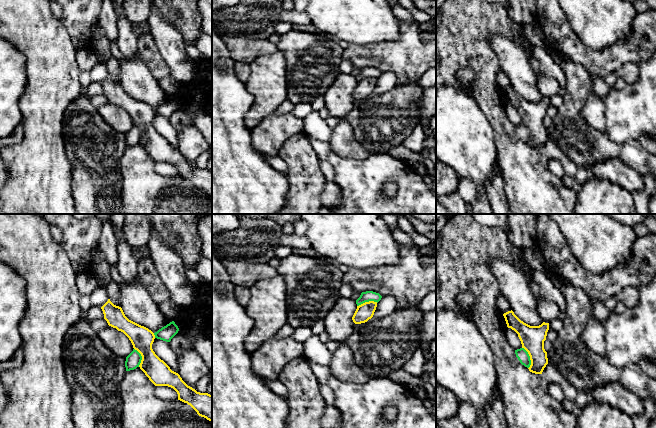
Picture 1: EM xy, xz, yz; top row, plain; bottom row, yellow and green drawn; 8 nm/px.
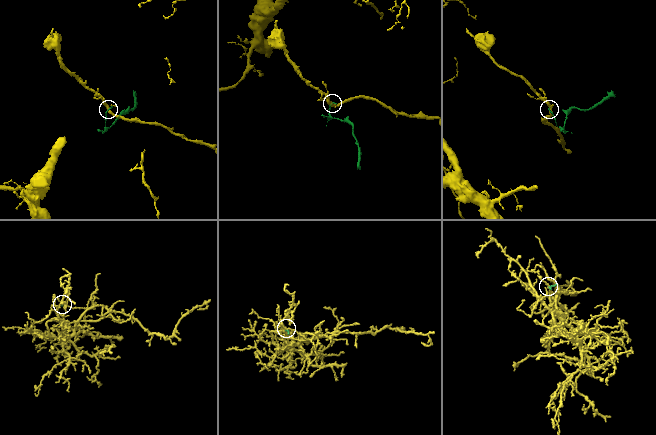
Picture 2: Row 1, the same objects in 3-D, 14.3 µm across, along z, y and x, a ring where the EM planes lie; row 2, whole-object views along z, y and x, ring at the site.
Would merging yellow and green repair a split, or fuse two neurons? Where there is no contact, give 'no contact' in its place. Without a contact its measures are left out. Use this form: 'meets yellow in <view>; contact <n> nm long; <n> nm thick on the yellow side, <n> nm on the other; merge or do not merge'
meets yellow in yz; contact 180 nm long; 200 nm thick on the yellow side, 90 nm on the other; do not merge

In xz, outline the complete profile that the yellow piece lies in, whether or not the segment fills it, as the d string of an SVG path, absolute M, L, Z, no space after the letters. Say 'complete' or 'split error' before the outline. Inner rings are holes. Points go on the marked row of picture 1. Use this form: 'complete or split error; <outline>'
complete; M369 301L365 302L359 306L352 317L352 320L355 324L361 324L367 322L374 315L374 312L377 307L377 302Z

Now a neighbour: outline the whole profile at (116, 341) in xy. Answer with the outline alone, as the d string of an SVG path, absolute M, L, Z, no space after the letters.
M109 325L97 334L104 345L119 357L126 358L134 349L131 341L123 332Z

